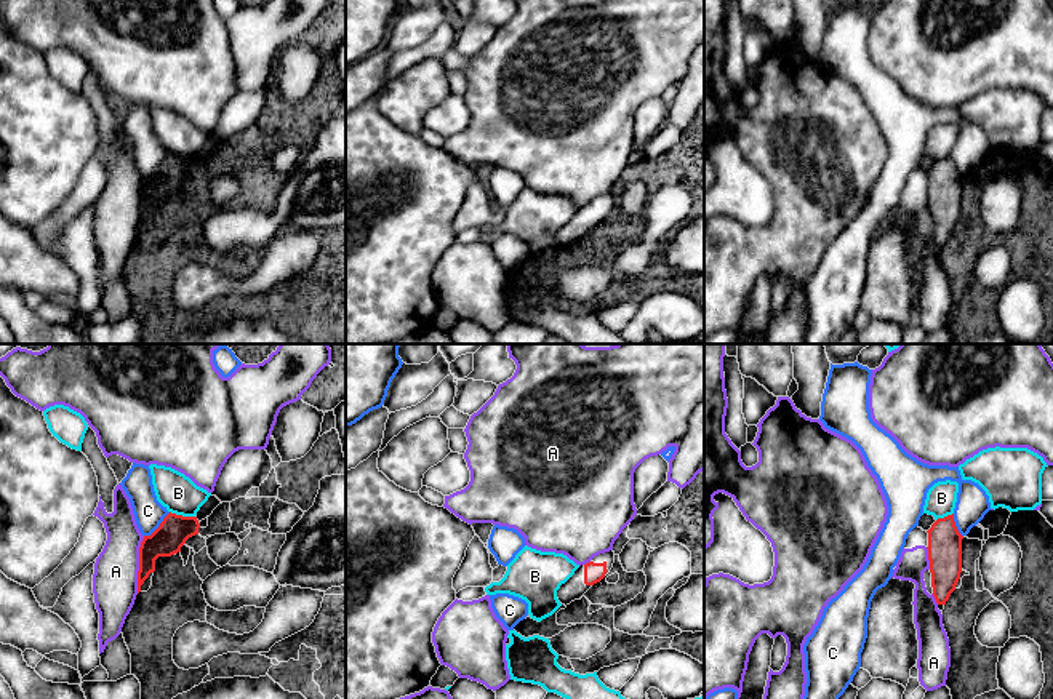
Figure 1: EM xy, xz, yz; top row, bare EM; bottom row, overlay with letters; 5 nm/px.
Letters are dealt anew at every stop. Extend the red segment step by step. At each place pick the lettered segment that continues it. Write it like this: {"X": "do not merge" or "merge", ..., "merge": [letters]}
{"A": "do not merge", "B": "do not merge", "C": "do not merge", "merge": []}

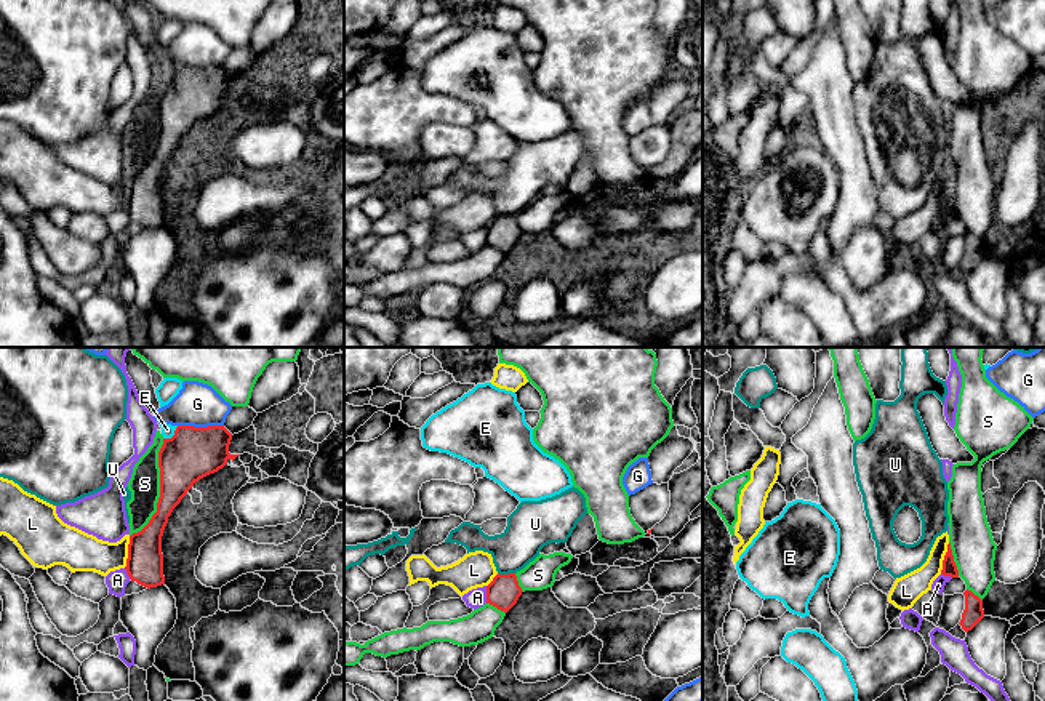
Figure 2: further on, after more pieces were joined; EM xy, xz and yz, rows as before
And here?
{"A": "do not merge", "E": "do not merge", "G": "do not merge", "L": "do not merge", "S": "do not merge", "U": "do not merge", "merge": []}

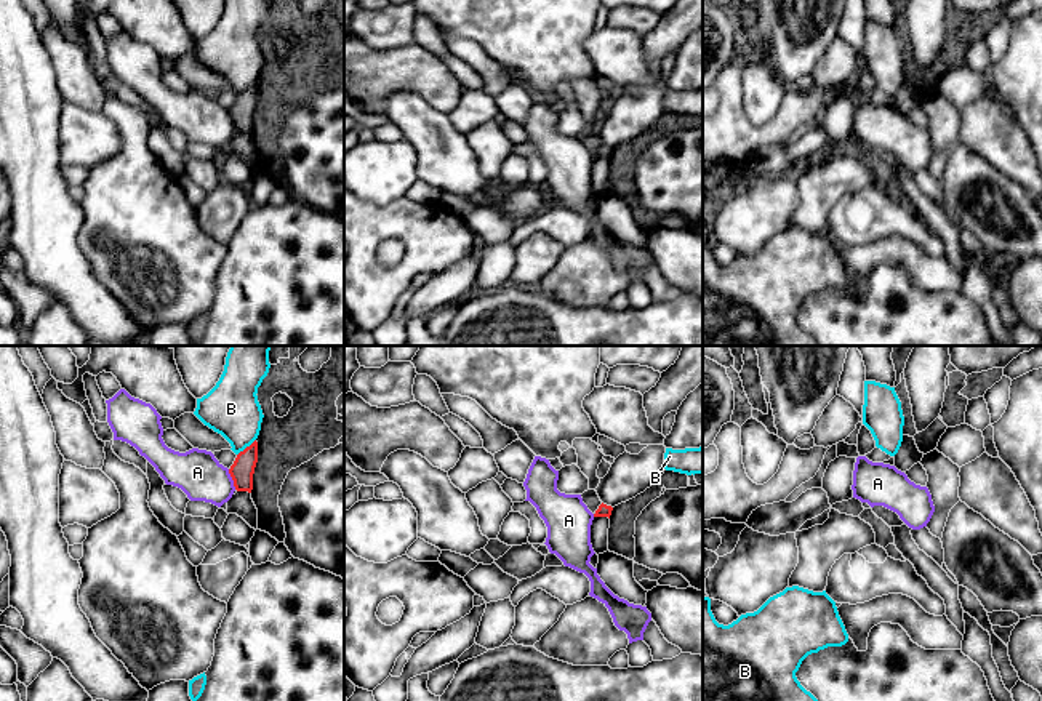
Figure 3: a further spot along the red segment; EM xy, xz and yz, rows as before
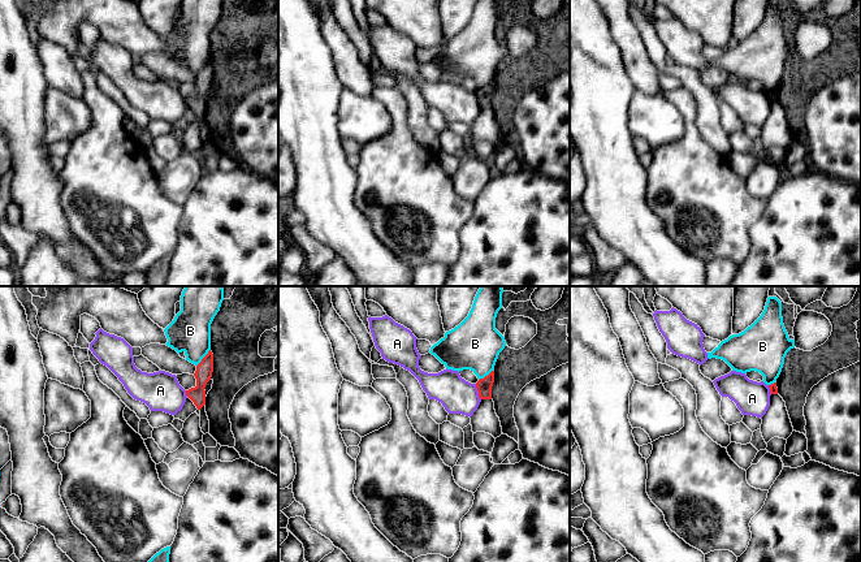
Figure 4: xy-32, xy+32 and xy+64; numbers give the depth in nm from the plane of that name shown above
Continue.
{"A": "merge", "B": "do not merge", "merge": ["A"]}

